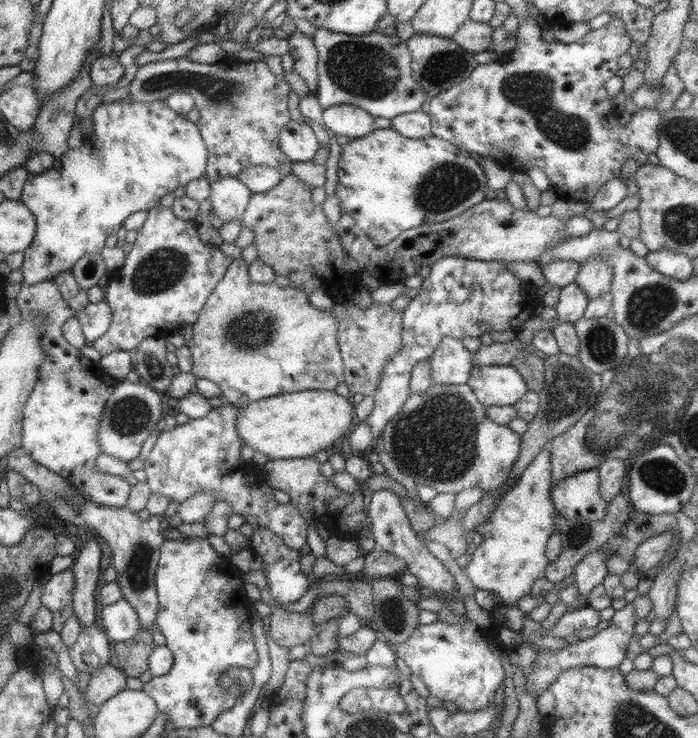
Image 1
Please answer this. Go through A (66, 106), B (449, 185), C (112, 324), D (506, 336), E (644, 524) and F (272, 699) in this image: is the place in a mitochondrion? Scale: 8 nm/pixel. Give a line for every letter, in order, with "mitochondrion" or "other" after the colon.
A: other
B: mitochondrion
C: other
D: other
E: other
F: other

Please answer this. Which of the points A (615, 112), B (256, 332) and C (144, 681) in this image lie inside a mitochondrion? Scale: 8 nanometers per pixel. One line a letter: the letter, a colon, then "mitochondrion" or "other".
A: other
B: mitochondrion
C: other

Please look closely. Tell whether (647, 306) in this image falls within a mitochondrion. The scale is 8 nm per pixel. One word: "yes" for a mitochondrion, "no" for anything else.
yes

